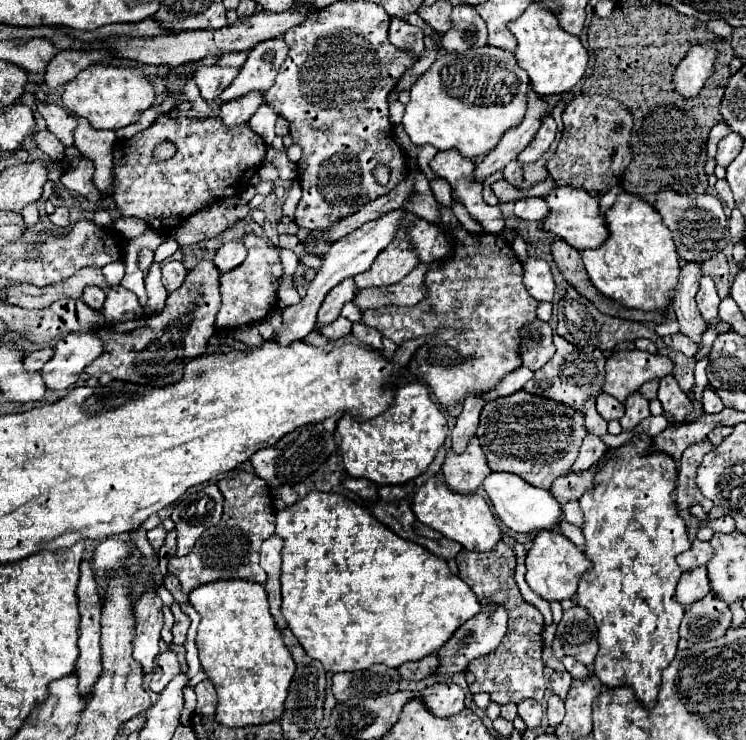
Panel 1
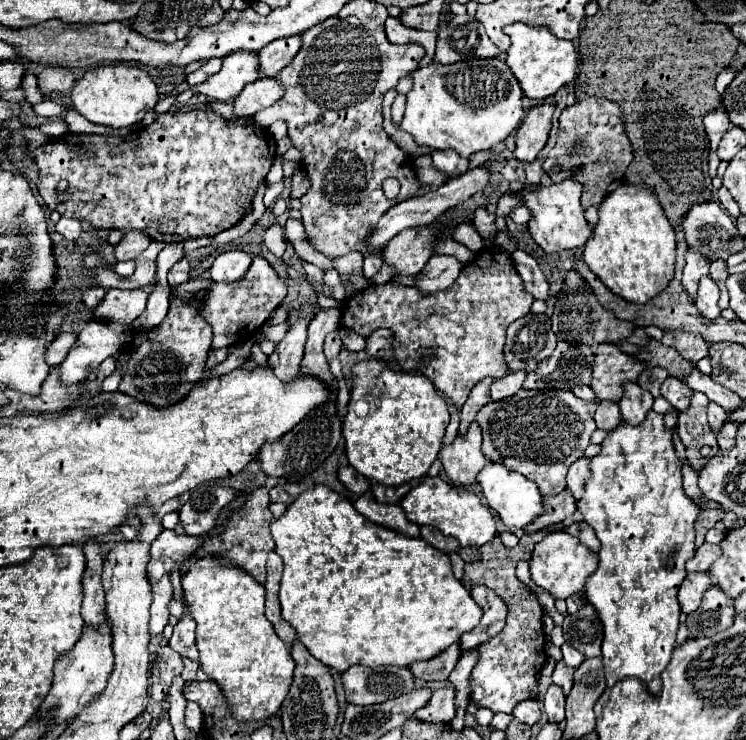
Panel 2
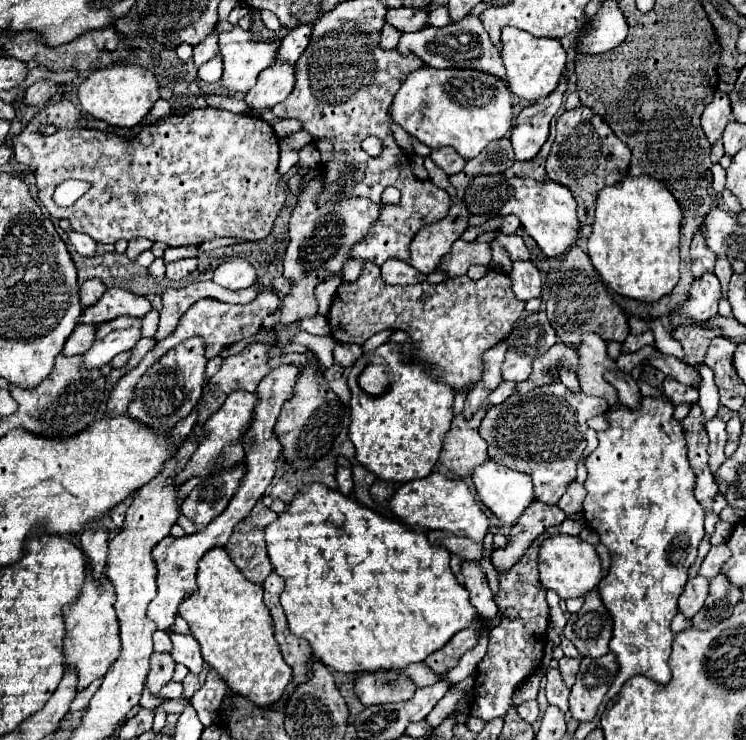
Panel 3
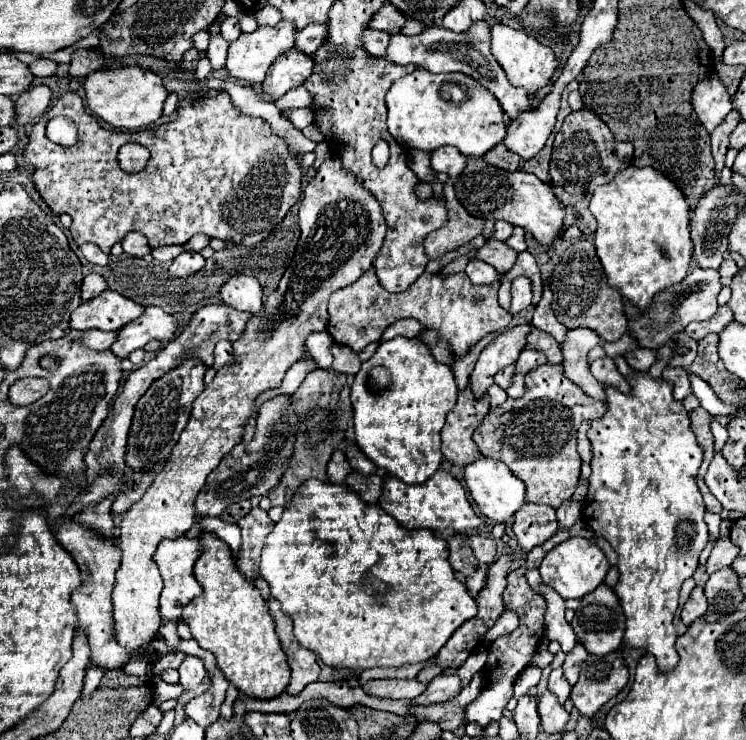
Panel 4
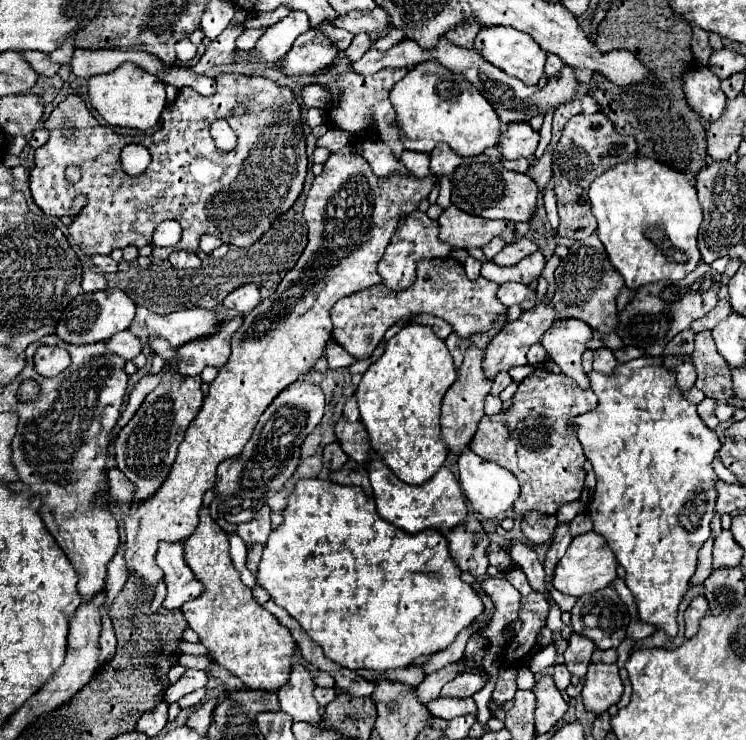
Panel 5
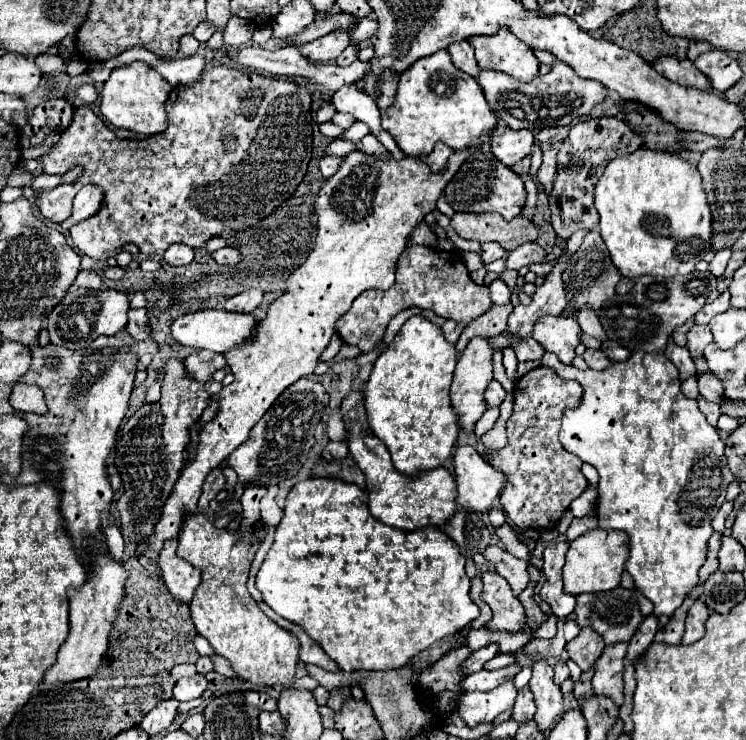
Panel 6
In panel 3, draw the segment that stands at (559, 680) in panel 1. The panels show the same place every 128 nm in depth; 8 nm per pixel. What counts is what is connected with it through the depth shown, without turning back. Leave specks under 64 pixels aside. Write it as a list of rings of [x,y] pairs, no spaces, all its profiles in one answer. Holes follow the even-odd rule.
[[[560,658],[558,660],[558,670],[560,670],[560,674],[562,674],[562,680],[564,680],[564,684],[570,688],[572,684],[574,684],[574,678],[576,678],[576,674],[578,674],[578,664],[580,664],[580,658]]]

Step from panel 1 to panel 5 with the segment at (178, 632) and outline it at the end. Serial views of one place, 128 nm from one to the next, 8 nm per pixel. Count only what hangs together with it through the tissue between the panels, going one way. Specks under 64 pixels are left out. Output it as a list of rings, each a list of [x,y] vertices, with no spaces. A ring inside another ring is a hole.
[[[186,670],[184,676],[182,676],[176,684],[172,684],[172,686],[168,688],[164,700],[166,700],[168,704],[172,704],[172,702],[176,702],[178,698],[182,698],[184,694],[194,692],[194,690],[198,690],[198,688],[204,688],[206,682],[208,682],[206,672],[202,672],[202,670]]]

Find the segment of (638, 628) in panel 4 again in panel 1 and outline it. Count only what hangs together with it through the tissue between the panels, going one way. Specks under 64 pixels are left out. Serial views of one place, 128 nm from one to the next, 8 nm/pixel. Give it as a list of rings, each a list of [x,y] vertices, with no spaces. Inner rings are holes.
[[[636,436],[614,450],[610,460],[604,462],[596,474],[596,486],[586,490],[580,498],[580,508],[584,514],[582,534],[586,538],[584,556],[592,562],[592,568],[584,572],[576,592],[576,604],[594,618],[598,628],[599,649],[592,666],[594,674],[610,688],[632,688],[646,710],[656,706],[660,674],[672,662],[680,640],[678,626],[682,622],[684,608],[676,602],[674,590],[682,568],[674,558],[690,546],[686,524],[678,516],[676,502],[672,500],[678,476],[676,462],[668,454],[648,452],[650,440],[650,436]]]

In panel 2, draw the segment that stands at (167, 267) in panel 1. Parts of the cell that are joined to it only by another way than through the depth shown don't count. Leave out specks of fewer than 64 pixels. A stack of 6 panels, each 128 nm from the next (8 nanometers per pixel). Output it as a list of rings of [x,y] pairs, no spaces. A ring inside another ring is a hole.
[[[182,258],[182,260],[178,260],[172,268],[170,268],[170,272],[168,272],[168,284],[172,286],[172,288],[178,288],[178,286],[182,286],[182,284],[186,284],[188,280],[190,280],[190,264],[188,264],[188,260],[186,258]]]

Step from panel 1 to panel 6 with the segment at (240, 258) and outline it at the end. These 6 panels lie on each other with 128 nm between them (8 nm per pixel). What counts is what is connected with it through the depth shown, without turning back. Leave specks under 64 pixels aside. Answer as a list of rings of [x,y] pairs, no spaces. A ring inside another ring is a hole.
[[[246,290],[246,292],[240,292],[240,294],[232,296],[232,298],[228,298],[224,308],[228,312],[244,312],[244,314],[248,314],[248,312],[254,312],[256,306],[260,306],[262,296],[264,296],[262,290]]]

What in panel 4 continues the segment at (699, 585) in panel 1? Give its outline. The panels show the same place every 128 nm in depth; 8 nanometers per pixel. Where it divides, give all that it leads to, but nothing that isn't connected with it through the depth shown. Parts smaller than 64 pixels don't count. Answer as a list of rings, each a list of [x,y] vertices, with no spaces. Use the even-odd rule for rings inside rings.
[[[696,586],[696,588],[690,592],[690,596],[688,596],[688,600],[686,600],[684,608],[682,608],[682,622],[684,622],[684,626],[690,626],[696,618],[704,616],[704,612],[706,612],[704,588],[702,588],[702,586]]]

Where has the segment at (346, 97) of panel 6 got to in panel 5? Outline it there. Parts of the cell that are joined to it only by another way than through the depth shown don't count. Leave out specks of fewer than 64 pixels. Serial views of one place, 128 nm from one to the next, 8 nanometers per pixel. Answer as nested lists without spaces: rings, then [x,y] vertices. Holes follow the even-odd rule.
[[[404,150],[402,156],[400,156],[400,162],[408,168],[408,172],[410,172],[414,178],[428,178],[428,176],[432,176],[430,166],[428,166],[428,164],[430,164],[430,156],[428,156],[428,154]]]

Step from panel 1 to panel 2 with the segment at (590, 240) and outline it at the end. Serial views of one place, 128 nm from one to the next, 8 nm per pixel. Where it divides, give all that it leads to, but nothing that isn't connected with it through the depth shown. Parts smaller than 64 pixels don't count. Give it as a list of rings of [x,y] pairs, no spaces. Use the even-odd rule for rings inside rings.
[[[564,180],[550,186],[526,186],[522,190],[524,204],[532,210],[532,218],[528,222],[528,230],[532,238],[546,250],[546,252],[560,252],[560,250],[574,250],[586,246],[586,242],[594,234],[594,226],[586,222],[584,208],[580,204],[582,188],[576,180]]]

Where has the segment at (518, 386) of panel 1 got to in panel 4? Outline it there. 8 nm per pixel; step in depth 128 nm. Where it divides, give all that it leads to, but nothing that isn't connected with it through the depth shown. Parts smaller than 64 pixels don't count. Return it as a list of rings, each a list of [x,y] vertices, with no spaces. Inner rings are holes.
[[[492,384],[492,388],[488,388],[488,396],[490,396],[490,406],[498,406],[498,404],[504,404],[508,400],[506,390],[498,388],[496,384]]]

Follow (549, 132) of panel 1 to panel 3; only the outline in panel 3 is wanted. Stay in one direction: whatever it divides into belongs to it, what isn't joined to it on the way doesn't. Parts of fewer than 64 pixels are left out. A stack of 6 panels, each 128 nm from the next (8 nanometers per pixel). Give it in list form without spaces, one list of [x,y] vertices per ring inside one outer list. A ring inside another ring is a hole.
[[[566,76],[560,78],[558,88],[550,96],[538,100],[536,104],[526,106],[516,116],[510,136],[516,160],[532,160],[532,156],[540,152],[542,144],[548,138],[550,120],[558,112],[564,92],[566,92]]]

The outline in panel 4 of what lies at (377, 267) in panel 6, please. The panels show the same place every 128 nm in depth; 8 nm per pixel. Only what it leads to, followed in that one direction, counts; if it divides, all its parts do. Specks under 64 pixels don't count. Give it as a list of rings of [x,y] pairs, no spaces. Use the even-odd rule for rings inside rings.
[[[330,156],[304,188],[298,226],[300,240],[292,264],[284,272],[278,288],[268,296],[264,314],[254,314],[240,340],[232,344],[234,360],[228,364],[230,370],[220,368],[214,380],[206,384],[162,472],[120,522],[118,548],[122,558],[116,572],[112,602],[116,640],[130,654],[146,650],[162,624],[158,614],[162,578],[152,558],[158,542],[162,538],[178,538],[194,526],[194,498],[204,486],[206,476],[242,438],[242,426],[254,408],[254,398],[268,388],[280,386],[284,372],[302,358],[304,340],[310,332],[326,330],[328,296],[358,280],[360,274],[372,266],[386,234],[380,204],[354,176],[342,170],[340,158],[336,156]]]

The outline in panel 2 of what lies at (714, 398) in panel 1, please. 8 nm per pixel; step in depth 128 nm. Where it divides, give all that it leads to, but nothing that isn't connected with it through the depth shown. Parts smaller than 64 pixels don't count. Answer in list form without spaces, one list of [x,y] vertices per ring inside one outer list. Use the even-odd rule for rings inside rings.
[[[710,402],[708,404],[708,422],[710,422],[710,428],[720,430],[724,420],[726,420],[726,410],[722,406],[718,406],[716,402]]]

